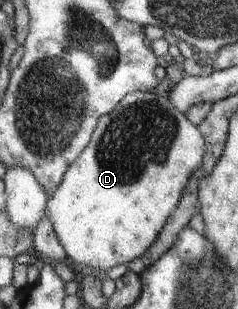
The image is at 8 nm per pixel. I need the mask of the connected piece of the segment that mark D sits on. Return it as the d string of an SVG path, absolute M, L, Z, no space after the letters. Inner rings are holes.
M147 91L126 94L111 113L101 117L97 134L92 133L84 152L71 164L59 188L49 197L45 213L68 260L91 266L104 276L113 266L140 257L160 236L193 172L203 165L204 150L204 138L198 126L171 104L167 94Z

